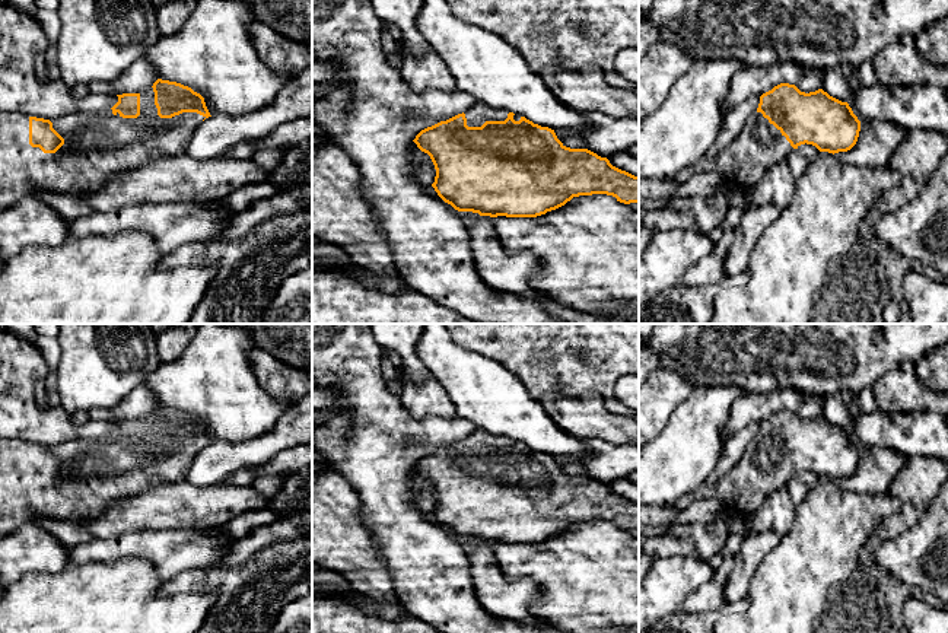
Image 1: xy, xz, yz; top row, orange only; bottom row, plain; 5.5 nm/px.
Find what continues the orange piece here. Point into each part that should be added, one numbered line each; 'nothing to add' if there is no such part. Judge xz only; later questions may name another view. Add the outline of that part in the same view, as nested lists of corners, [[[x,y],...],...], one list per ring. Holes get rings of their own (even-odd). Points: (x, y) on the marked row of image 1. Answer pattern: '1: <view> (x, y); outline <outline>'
1: xz (476, 115); outline [[[477,102],[465,112],[468,127],[481,127],[486,121],[505,121],[509,111],[506,109],[493,109],[486,104]]]

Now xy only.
1: xy (98, 148); outline [[[149,88],[140,93],[137,118],[123,118],[118,112],[114,115],[112,109],[105,109],[51,120],[53,128],[64,139],[64,144],[55,153],[44,153],[29,144],[29,115],[0,112],[0,213],[26,197],[39,198],[45,191],[83,201],[108,182],[156,159],[185,153],[204,118],[197,112],[160,118],[153,88]]]

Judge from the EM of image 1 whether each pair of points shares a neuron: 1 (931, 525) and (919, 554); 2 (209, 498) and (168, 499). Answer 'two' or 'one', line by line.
1: one
2: one

